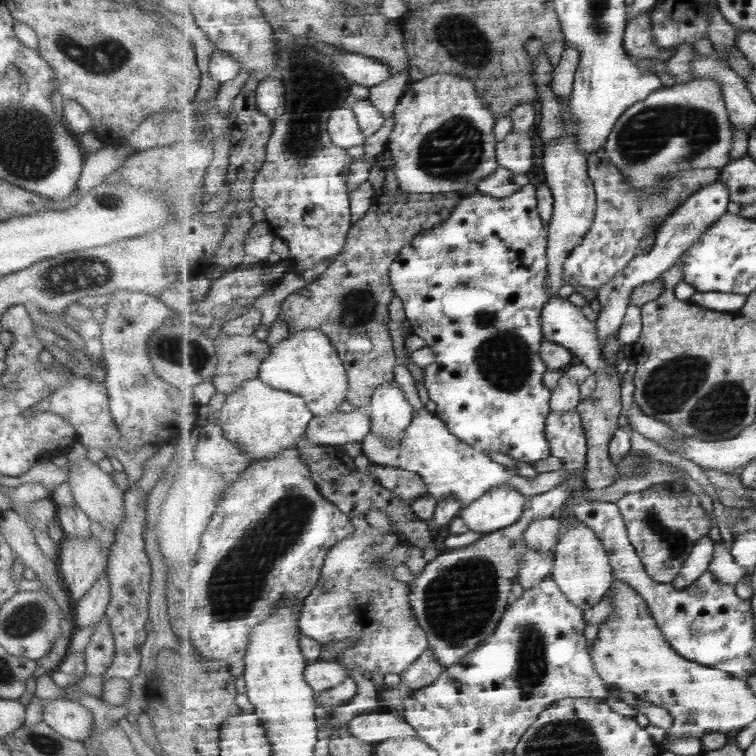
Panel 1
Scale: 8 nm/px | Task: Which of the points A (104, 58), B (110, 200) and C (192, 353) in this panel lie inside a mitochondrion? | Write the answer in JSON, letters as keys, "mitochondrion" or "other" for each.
{"A":"mitochondrion","B":"mitochondrion","C":"mitochondrion"}

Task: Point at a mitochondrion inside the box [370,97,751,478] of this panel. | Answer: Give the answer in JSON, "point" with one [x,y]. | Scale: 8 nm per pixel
{"point":[646,133]}

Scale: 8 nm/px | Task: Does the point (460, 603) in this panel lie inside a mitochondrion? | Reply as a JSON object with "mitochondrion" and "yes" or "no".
{"mitochondrion":"yes"}

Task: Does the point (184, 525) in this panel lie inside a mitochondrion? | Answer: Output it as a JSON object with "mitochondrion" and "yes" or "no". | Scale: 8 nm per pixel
{"mitochondrion":"no"}

